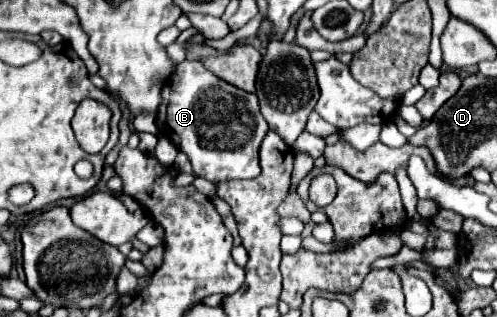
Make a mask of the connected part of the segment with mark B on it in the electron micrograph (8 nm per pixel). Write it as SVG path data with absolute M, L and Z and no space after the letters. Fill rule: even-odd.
M199 61L179 63L177 71L173 71L173 75L165 81L163 103L157 111L157 125L167 137L171 137L175 147L179 147L179 151L183 151L189 157L195 175L205 177L211 183L221 183L229 179L253 179L261 173L259 159L257 159L257 147L261 145L261 139L265 137L269 127L263 115L259 113L257 95L241 91L217 79Z

